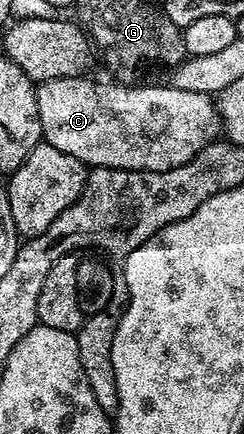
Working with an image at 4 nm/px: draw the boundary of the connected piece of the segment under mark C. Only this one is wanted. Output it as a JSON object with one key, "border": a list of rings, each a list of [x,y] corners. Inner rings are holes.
{"border":[[[83,74],[43,80],[37,85],[34,98],[38,107],[36,119],[42,127],[42,140],[56,146],[56,150],[64,150],[64,154],[72,154],[72,158],[90,168],[162,172],[183,164],[191,150],[203,148],[215,139],[216,104],[205,92],[184,90],[165,83],[125,88],[122,84],[105,84],[102,80],[89,80],[88,77]]]}

